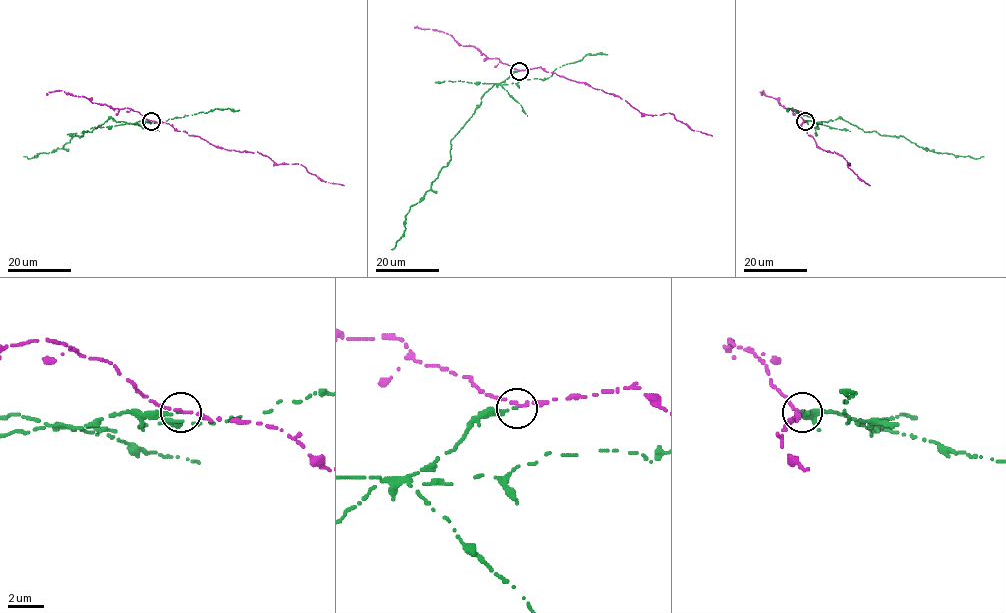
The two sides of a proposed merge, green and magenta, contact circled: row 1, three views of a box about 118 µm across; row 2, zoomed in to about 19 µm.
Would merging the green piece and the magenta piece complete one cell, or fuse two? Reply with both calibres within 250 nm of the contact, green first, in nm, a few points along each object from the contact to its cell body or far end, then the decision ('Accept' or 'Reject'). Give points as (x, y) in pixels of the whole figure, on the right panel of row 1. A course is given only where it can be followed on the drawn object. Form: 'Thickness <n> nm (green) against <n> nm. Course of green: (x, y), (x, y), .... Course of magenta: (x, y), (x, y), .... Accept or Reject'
Thickness 180 nm (green) against 150 nm. Course of green: (805, 120), (816, 124), (841, 118), (864, 132), (903, 136), (935, 152), (975, 159), (983, 156). Course of magenta: (805, 120), (801, 127), (812, 136), (816, 146), (841, 155), (849, 163), (848, 167), (870, 185). Reject

